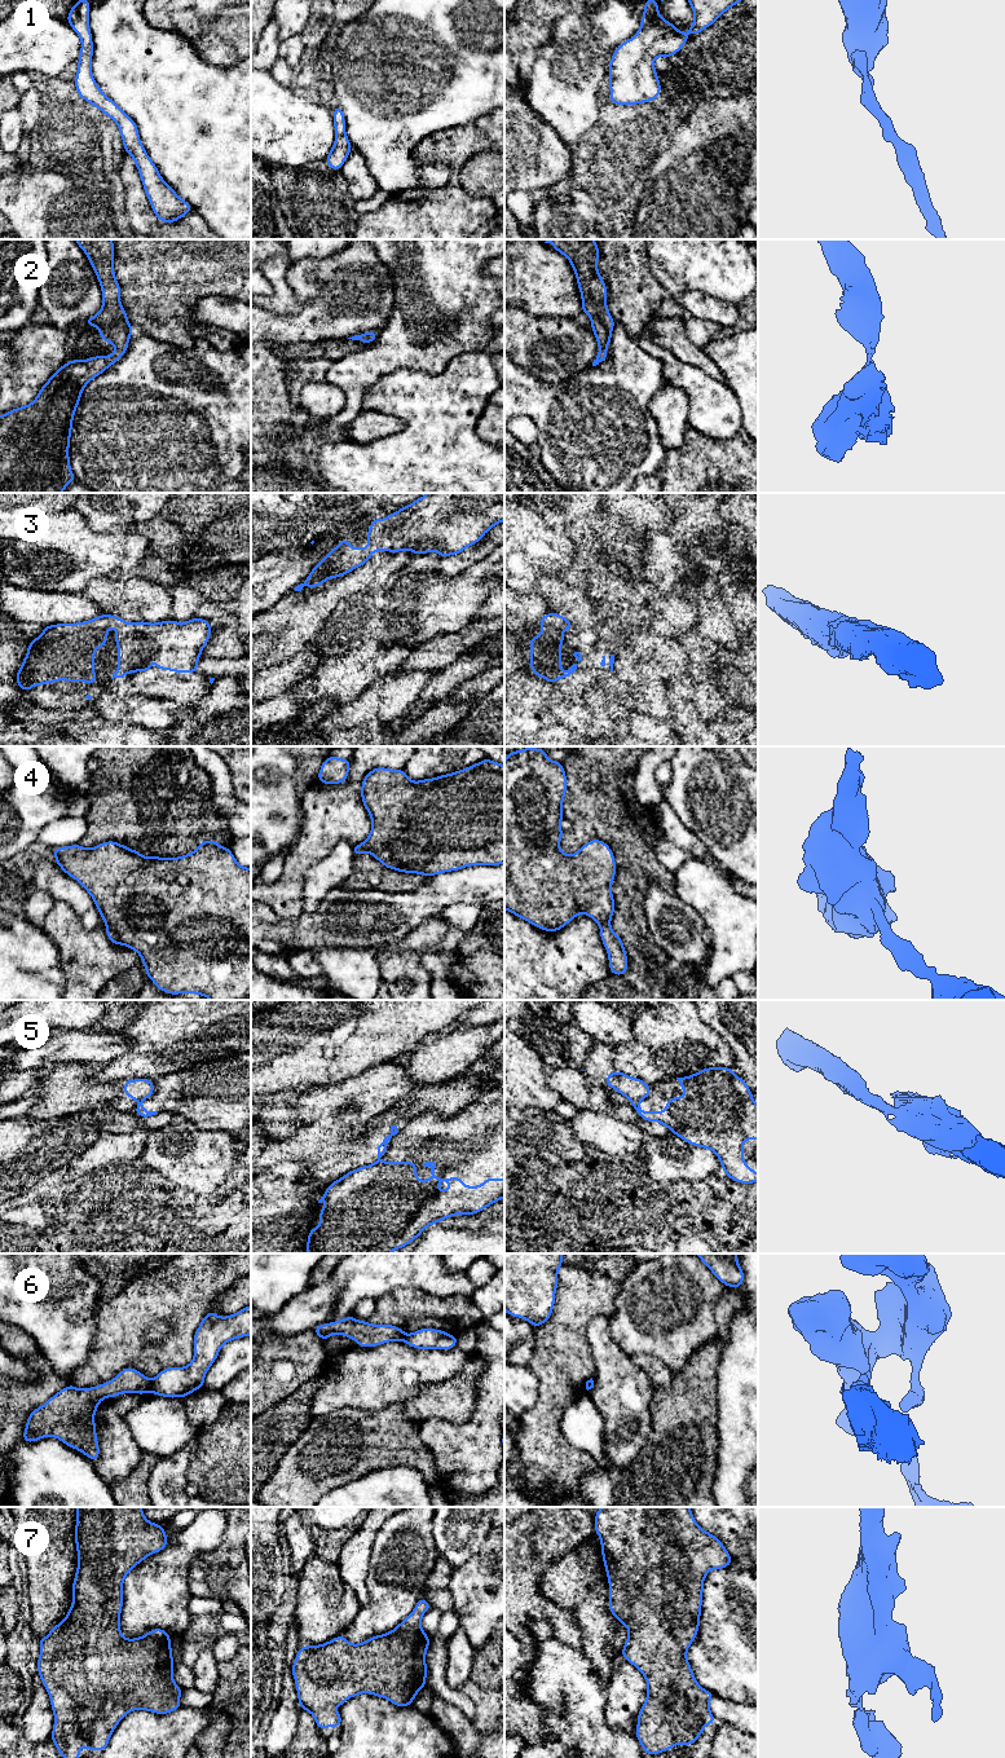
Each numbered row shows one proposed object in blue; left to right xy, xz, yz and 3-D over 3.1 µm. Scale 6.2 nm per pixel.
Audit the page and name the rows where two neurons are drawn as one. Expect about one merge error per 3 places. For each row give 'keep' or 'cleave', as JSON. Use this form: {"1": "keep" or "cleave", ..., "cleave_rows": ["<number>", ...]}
{"1": "keep", "2": "keep", "3": "keep", "4": "cleave", "5": "cleave", "6": "cleave", "7": "keep", "cleave_rows": ["4", "5", "6"]}

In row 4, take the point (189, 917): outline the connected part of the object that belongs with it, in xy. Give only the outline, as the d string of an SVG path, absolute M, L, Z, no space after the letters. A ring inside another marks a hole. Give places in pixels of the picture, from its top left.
M114 841L92 849L72 845L53 849L59 868L92 896L102 921L111 926L124 947L135 950L146 977L171 995L197 993L210 1000L251 999L251 868L242 867L229 847L207 841L188 855L147 858Z

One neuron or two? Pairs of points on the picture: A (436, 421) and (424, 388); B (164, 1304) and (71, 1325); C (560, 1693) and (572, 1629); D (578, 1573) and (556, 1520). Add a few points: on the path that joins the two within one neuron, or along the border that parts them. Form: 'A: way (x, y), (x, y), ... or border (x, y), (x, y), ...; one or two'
A: way (436, 413), (436, 400), (432, 396); one
B: border (101, 1303), (96, 1311), (96, 1333), (89, 1349); two
C: border (549, 1624), (558, 1639), (578, 1647); two
D: border (587, 1538), (556, 1558), (545, 1569); two

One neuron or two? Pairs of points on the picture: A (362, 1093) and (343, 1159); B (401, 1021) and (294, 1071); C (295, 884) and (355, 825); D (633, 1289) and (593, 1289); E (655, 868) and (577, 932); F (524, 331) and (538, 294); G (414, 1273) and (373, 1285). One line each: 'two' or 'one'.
A: two
B: one
C: one
D: two
E: two
F: two
G: one

